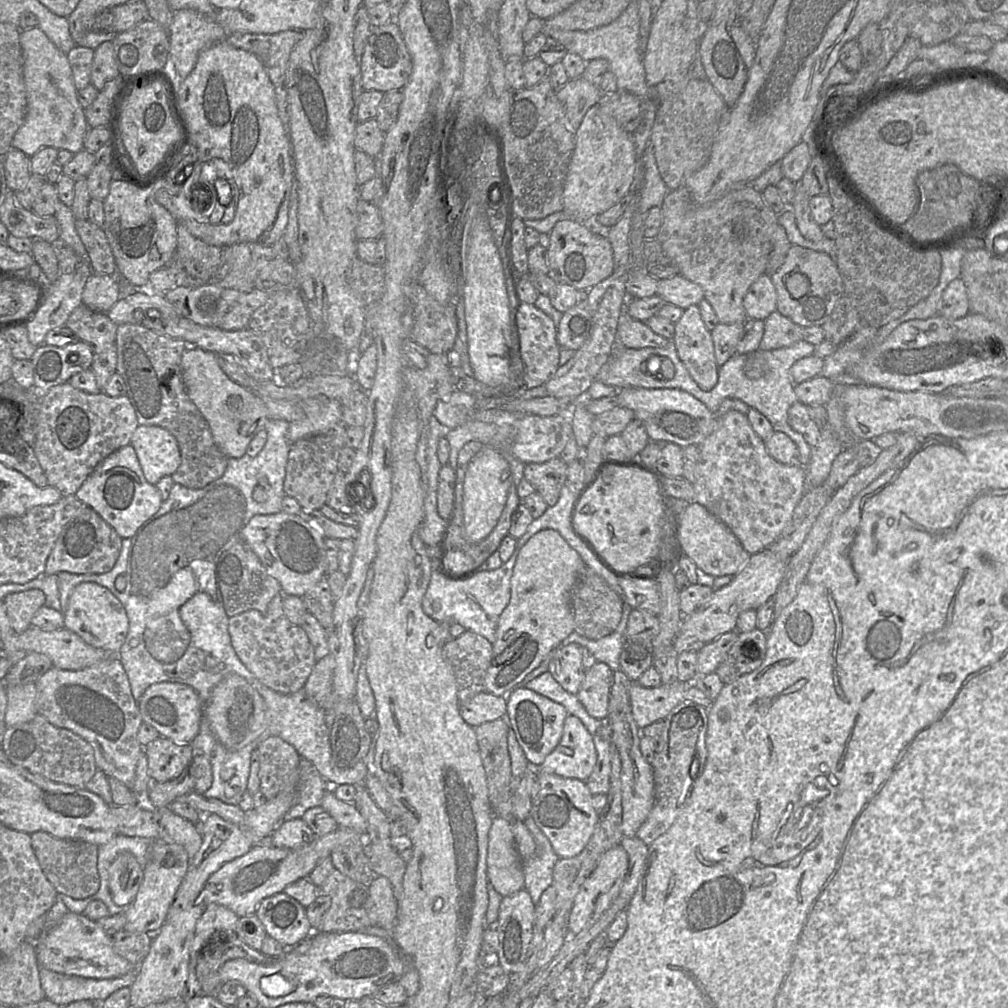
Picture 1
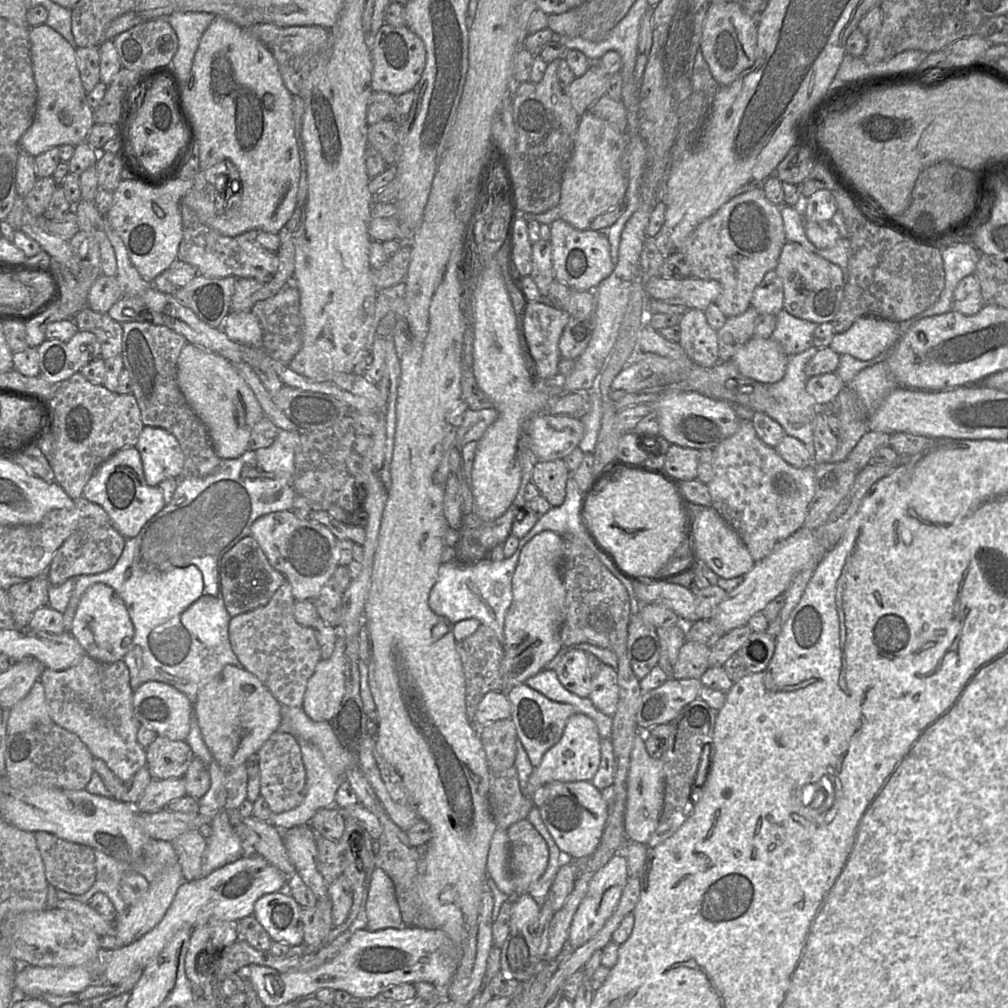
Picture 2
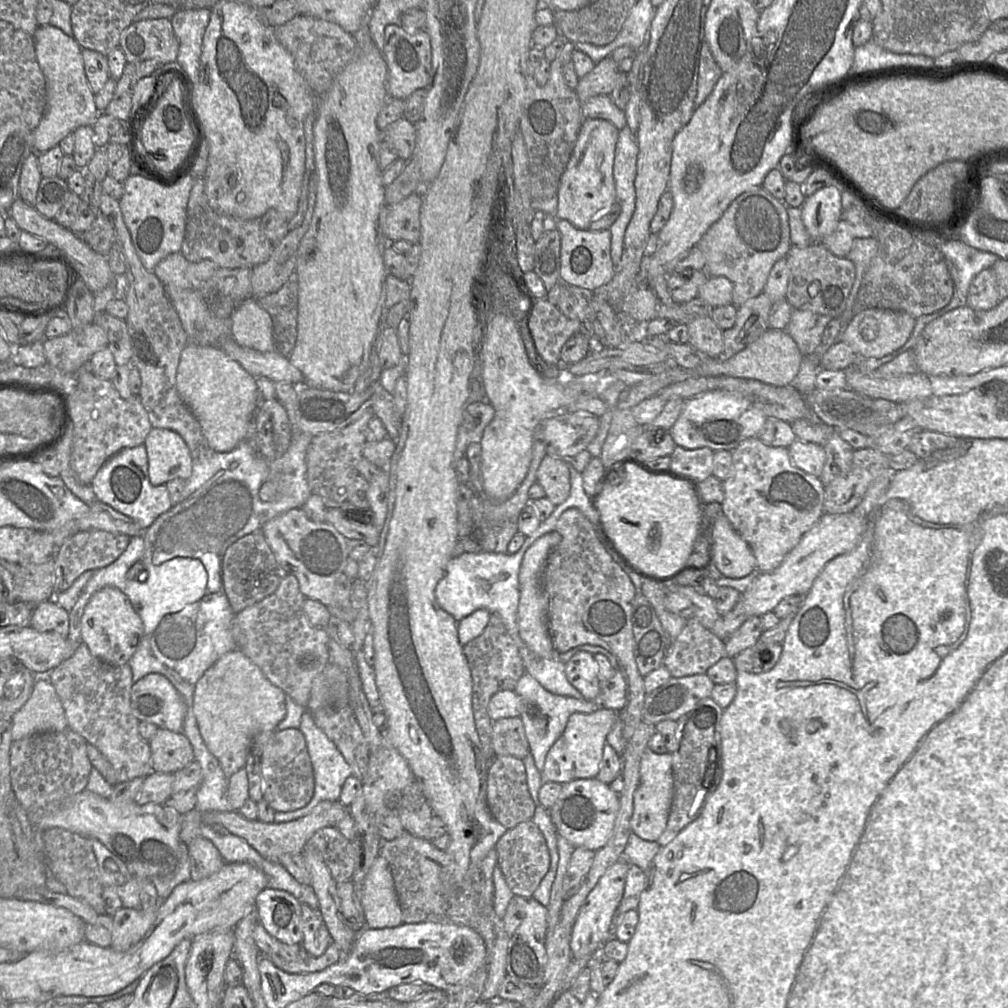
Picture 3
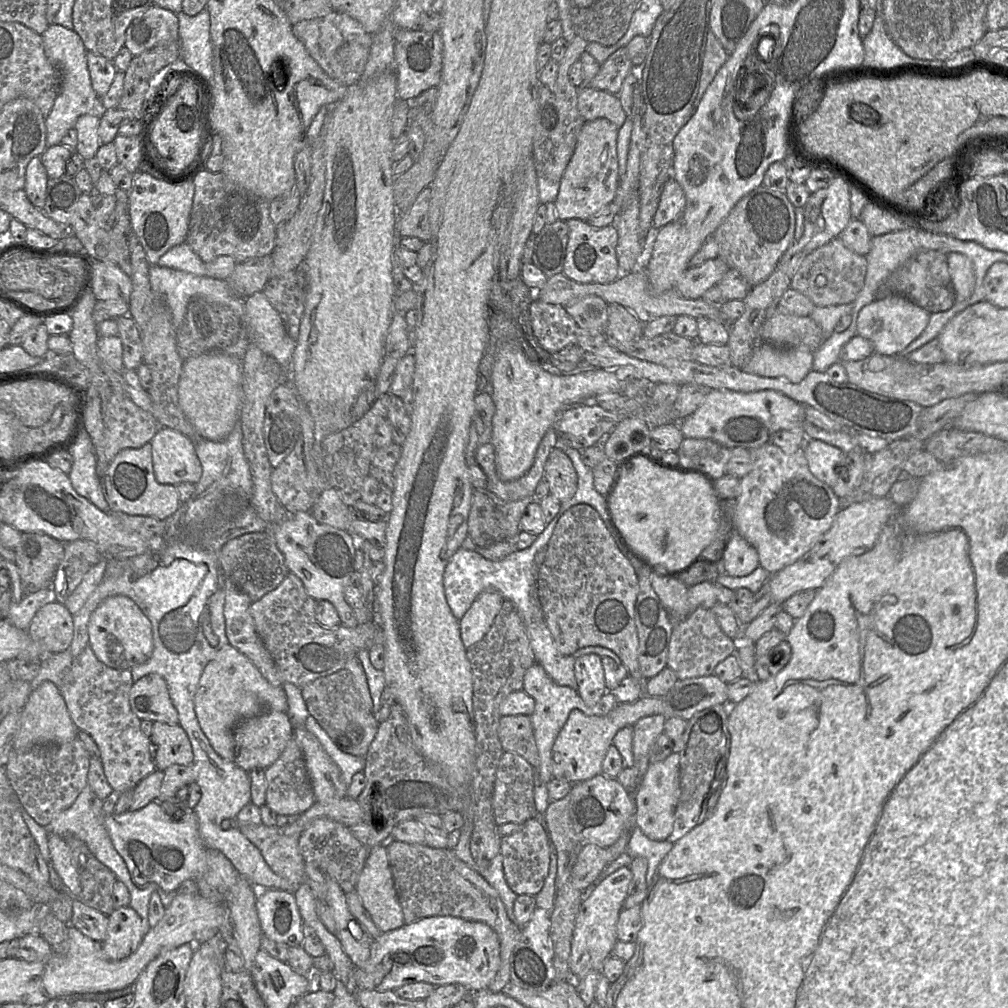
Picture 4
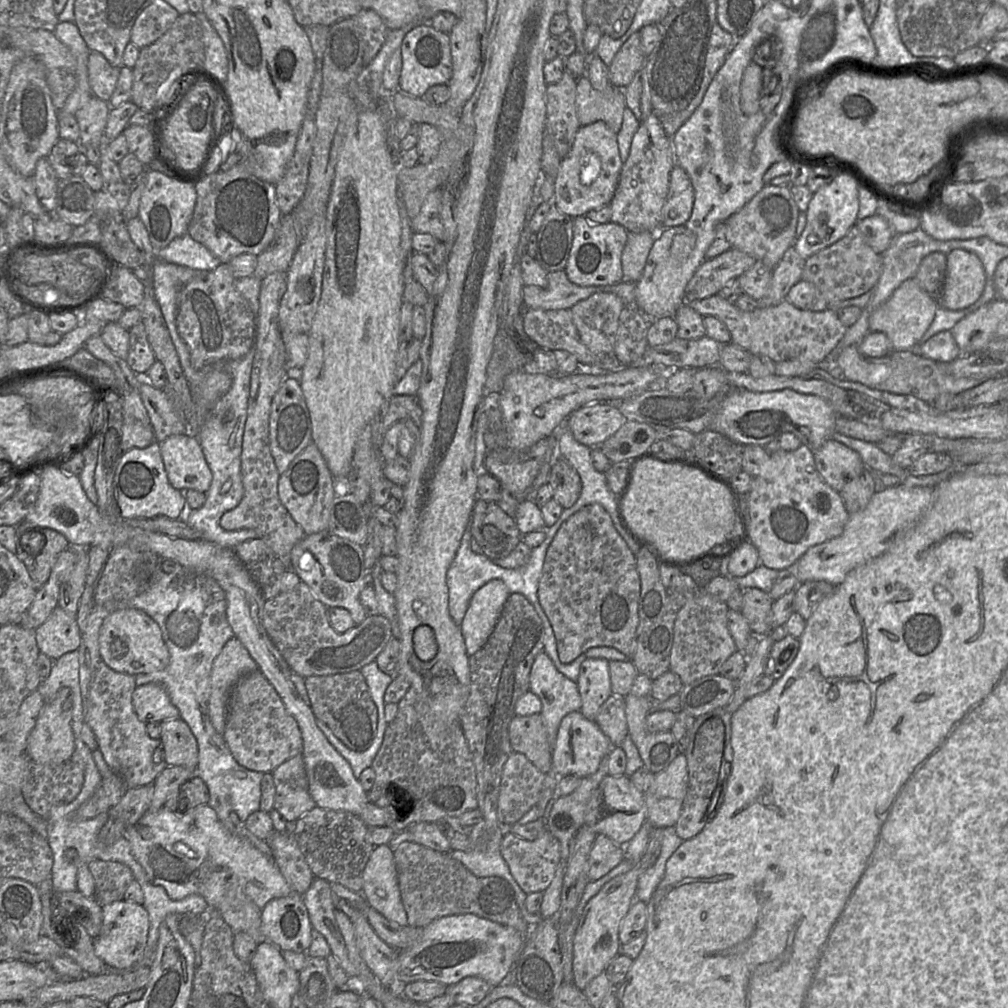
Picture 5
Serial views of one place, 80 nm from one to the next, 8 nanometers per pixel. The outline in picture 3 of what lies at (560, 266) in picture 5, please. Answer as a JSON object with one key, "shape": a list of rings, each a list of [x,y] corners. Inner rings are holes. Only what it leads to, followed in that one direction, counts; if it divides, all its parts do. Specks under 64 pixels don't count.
{"shape":[[[557,228],[544,231],[535,241],[534,271],[542,280],[546,291],[559,281],[561,235]]]}

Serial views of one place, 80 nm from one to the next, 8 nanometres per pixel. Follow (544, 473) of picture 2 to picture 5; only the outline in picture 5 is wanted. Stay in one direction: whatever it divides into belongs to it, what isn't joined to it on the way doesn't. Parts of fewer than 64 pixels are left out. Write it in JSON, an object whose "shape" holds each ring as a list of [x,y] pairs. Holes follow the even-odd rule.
{"shape":[[[562,455],[552,461],[548,483],[553,489],[553,498],[563,508],[572,507],[580,496],[580,476],[572,464]]]}

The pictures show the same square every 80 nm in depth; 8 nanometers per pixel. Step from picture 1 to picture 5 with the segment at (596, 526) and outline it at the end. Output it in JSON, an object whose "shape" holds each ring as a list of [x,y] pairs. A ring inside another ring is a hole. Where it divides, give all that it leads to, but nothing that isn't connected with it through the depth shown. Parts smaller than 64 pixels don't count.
{"shape":[[[643,457],[633,460],[628,485],[619,495],[620,516],[626,529],[649,546],[660,561],[685,562],[728,539],[737,512],[730,490],[695,468]]]}

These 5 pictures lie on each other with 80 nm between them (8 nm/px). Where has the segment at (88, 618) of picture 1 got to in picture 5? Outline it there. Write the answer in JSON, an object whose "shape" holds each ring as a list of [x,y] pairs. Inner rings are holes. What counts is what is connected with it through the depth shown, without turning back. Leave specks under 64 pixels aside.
{"shape":[[[121,608],[112,611],[99,632],[99,652],[102,661],[116,672],[137,675],[163,670],[170,655],[158,624],[141,610]]]}

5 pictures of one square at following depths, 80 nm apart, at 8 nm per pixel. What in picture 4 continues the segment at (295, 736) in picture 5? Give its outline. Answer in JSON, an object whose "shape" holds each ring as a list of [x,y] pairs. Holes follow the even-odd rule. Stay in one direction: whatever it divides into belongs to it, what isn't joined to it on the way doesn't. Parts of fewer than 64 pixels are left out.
{"shape":[[[267,710],[258,716],[241,721],[234,729],[234,763],[249,773],[251,770],[266,769],[281,755],[288,742],[294,737],[294,726],[287,712]]]}

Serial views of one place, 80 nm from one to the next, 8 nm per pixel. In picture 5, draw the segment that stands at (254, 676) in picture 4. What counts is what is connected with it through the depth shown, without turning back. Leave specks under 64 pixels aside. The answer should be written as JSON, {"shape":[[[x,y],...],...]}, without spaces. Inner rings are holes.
{"shape":[[[235,637],[230,639],[215,658],[210,673],[210,696],[208,701],[208,719],[214,730],[223,735],[226,714],[231,691],[243,676],[257,670],[257,664],[242,643]]]}

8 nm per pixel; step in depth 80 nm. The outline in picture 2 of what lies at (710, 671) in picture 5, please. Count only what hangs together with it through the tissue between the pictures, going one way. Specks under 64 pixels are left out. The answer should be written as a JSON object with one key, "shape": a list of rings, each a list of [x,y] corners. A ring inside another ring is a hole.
{"shape":[[[685,641],[679,650],[672,677],[676,679],[700,679],[710,667],[709,653],[710,647],[703,643]]]}

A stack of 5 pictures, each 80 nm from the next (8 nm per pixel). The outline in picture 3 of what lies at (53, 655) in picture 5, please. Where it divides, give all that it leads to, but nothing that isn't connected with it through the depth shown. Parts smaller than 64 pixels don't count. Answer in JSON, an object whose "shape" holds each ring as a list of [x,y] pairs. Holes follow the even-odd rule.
{"shape":[[[52,593],[50,599],[45,600],[34,607],[28,625],[39,632],[57,633],[60,636],[67,638],[69,635],[69,612],[60,607],[53,600],[53,593]]]}

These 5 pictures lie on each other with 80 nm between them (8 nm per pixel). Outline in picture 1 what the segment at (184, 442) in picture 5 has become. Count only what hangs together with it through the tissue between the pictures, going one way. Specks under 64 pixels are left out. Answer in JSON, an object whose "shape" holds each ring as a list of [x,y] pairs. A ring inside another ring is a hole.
{"shape":[[[139,425],[129,445],[133,446],[149,484],[156,485],[164,476],[171,476],[181,464],[177,440],[160,426]]]}

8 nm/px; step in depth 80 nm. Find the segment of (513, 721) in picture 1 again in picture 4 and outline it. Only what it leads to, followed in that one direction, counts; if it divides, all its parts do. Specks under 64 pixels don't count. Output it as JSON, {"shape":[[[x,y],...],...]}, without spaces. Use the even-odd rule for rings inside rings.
{"shape":[[[538,663],[530,666],[524,674],[523,689],[526,694],[535,701],[533,713],[529,716],[531,719],[534,738],[536,741],[540,766],[540,780],[546,785],[554,777],[552,775],[552,747],[557,735],[567,721],[571,711],[579,710],[585,715],[604,716],[617,706],[617,701],[611,692],[606,692],[603,697],[594,706],[587,706],[579,696],[578,692],[570,687],[561,686],[555,683]]]}

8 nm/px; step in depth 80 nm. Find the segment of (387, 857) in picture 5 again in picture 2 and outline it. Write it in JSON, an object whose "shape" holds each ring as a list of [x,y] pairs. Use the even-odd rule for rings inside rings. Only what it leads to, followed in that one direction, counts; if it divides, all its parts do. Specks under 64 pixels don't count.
{"shape":[[[376,867],[372,873],[365,911],[366,928],[370,931],[404,926],[394,884],[381,868]]]}

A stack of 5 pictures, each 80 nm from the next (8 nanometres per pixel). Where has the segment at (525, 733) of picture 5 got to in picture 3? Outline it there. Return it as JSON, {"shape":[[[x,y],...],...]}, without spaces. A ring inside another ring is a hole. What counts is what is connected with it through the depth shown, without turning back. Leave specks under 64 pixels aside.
{"shape":[[[520,717],[502,718],[493,722],[492,747],[495,756],[513,756],[522,760],[530,753]]]}

